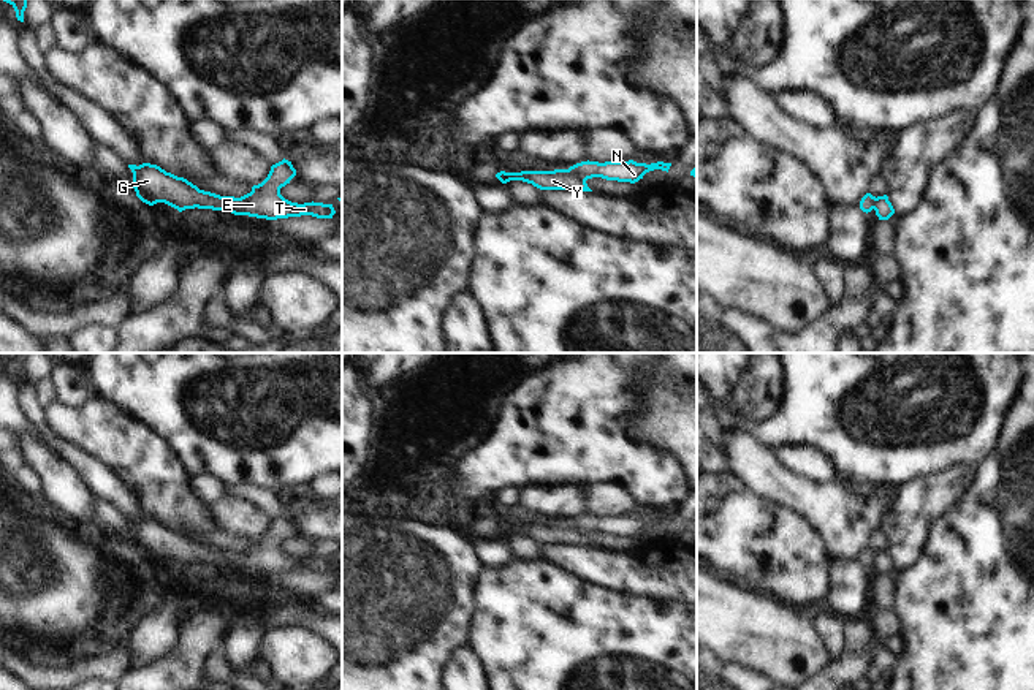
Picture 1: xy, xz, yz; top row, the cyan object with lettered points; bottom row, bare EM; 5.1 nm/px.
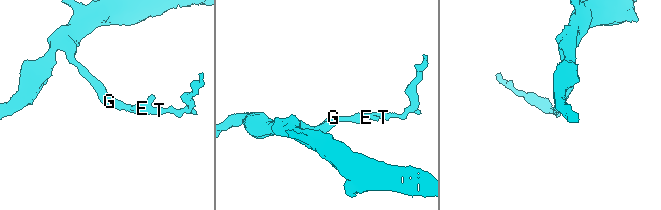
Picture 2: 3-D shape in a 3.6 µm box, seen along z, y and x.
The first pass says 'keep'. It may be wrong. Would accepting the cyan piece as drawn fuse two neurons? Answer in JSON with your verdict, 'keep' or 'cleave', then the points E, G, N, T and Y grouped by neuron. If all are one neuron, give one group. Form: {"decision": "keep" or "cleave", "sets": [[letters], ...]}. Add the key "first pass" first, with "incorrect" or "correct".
{"first pass": "incorrect", "decision": "cleave", "sets": [["E", "N", "T"], ["G", "Y"]]}

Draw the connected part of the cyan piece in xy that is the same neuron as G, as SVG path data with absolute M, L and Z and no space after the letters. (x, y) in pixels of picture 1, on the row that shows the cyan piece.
M143 163L128 168L133 172L136 196L149 206L165 203L179 212L195 207L230 212L225 196L200 190L187 179L166 172L157 165Z

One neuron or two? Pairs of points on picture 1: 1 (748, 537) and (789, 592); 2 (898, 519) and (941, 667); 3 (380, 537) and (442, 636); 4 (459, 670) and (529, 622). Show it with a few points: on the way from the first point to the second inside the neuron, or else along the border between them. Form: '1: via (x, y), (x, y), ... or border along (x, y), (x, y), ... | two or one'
1: via (764, 546), (778, 561), (778, 570), (784, 576) | one
2: border along (928, 530), (922, 553), (901, 572) | two
3: via (380, 562), (380, 575), (417, 611) | one
4: border along (469, 644), (490, 673) | two

